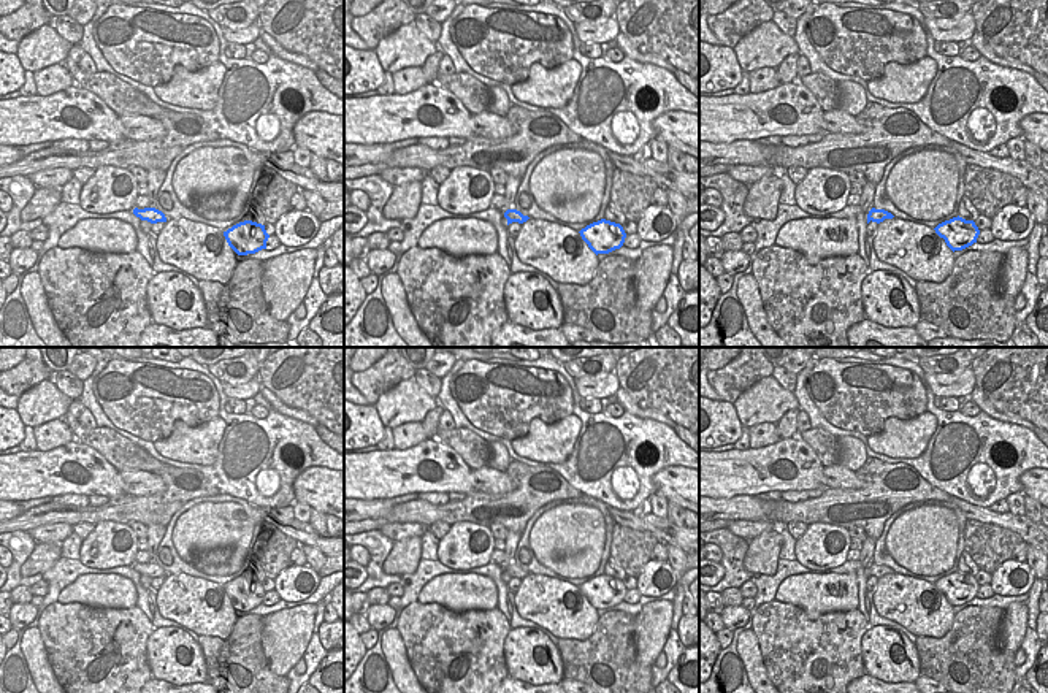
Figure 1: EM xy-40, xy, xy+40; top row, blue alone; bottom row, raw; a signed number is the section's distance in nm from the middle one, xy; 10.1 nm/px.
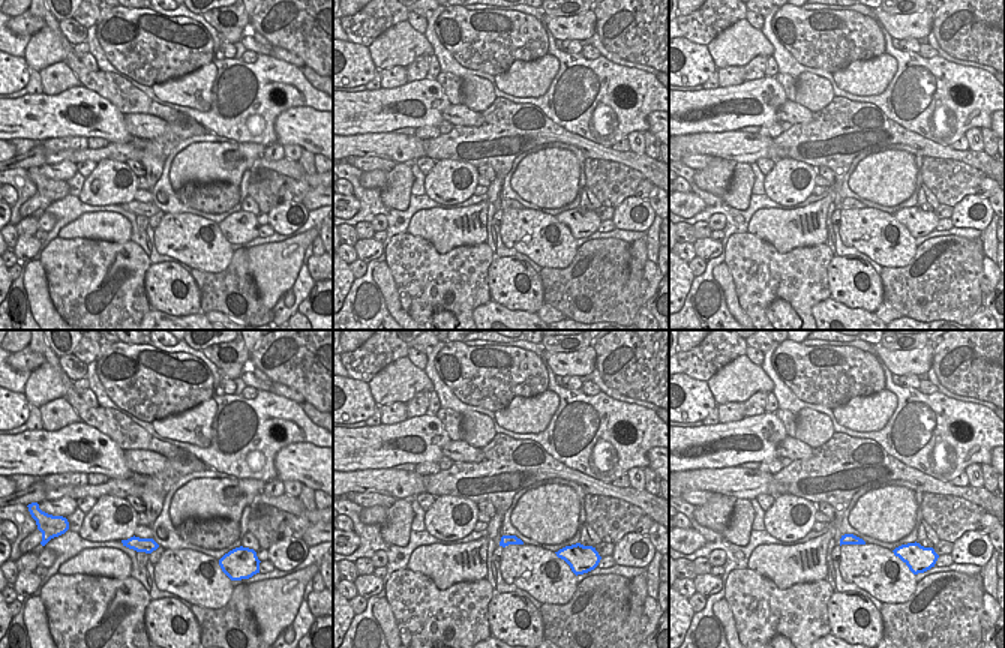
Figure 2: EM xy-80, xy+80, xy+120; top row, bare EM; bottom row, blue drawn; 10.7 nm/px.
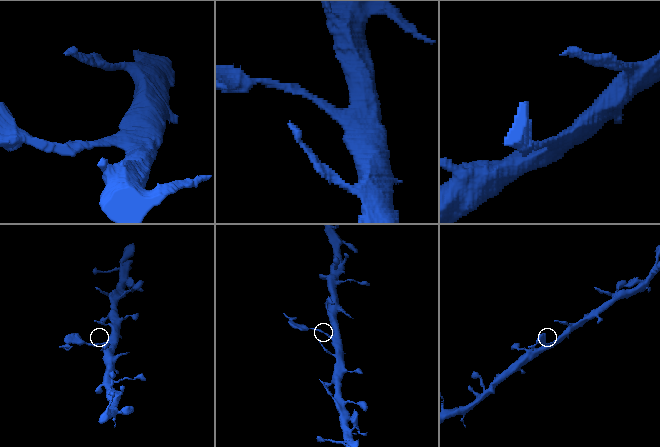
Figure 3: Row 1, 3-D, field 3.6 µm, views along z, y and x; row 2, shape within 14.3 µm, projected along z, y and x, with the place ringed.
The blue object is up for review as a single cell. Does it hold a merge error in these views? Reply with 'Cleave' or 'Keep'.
Cleave

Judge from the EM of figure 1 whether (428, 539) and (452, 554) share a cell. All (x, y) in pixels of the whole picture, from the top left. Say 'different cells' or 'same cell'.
different cells

